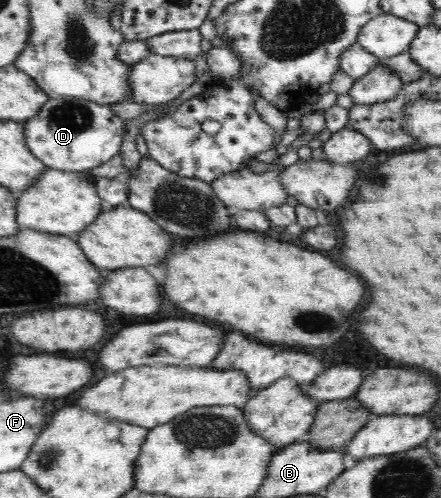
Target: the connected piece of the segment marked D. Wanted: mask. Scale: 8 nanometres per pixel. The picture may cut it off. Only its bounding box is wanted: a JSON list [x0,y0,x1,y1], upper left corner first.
[25,97,130,172]

